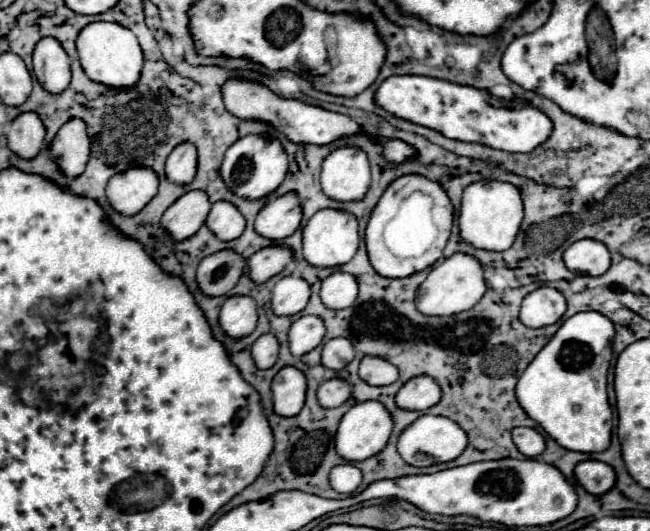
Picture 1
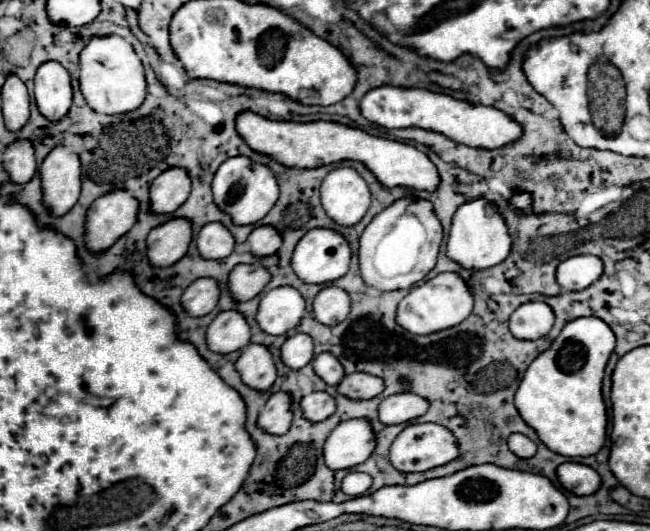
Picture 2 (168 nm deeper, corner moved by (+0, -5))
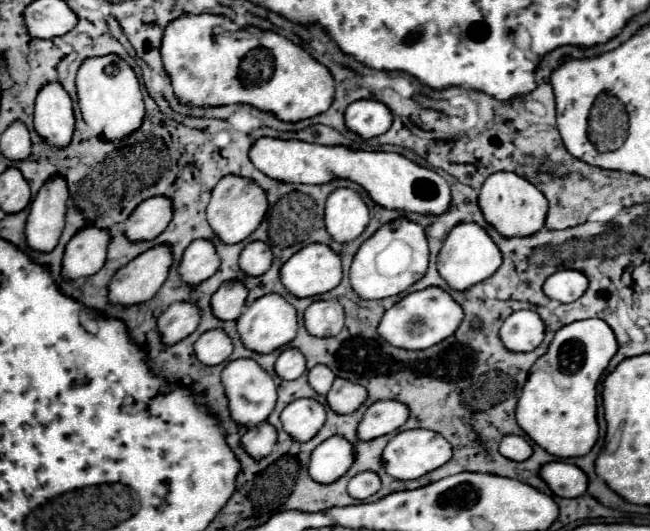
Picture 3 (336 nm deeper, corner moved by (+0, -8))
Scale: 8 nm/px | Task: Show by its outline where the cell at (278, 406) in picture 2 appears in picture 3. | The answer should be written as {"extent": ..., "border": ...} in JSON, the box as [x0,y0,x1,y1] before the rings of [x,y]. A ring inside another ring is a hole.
{"extent":[241,421,277,459],"border":[[[267,421],[247,429],[247,433],[241,437],[243,449],[253,457],[253,459],[263,459],[271,453],[273,445],[277,441],[275,427],[271,427]]]}

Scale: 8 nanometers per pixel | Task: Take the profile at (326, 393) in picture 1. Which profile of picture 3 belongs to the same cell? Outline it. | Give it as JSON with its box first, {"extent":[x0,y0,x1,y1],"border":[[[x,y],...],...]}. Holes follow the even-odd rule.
{"extent":[279,399,325,443],"border":[[[297,399],[281,411],[279,419],[287,435],[291,435],[295,441],[305,443],[313,439],[323,427],[325,407],[315,399]]]}

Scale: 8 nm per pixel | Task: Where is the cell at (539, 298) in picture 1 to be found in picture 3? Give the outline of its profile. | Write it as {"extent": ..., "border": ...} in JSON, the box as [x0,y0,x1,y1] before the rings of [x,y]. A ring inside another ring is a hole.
{"extent":[499,311,545,353],"border":[[[515,311],[503,321],[499,337],[509,351],[527,353],[543,341],[543,331],[545,325],[535,311]]]}

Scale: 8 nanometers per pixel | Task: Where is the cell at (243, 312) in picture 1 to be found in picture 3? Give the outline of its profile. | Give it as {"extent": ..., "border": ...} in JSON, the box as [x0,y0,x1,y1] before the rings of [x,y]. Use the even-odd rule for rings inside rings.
{"extent":[195,329,233,367],"border":[[[221,329],[203,333],[195,343],[195,357],[209,367],[223,363],[231,355],[231,351],[233,351],[231,339]]]}

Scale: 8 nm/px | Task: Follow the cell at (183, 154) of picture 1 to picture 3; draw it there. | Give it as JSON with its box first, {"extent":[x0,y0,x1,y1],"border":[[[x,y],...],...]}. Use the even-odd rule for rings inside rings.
{"extent":[123,197,171,243],"border":[[[151,197],[143,201],[131,213],[131,217],[123,221],[123,233],[133,243],[151,241],[159,233],[163,233],[169,221],[171,221],[171,201],[167,201],[167,197]]]}

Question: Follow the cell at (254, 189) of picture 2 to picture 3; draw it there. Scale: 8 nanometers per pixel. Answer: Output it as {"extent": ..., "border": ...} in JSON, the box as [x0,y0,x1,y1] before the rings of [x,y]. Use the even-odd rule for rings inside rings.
{"extent":[207,177,267,245],"border":[[[223,177],[223,181],[219,181],[213,189],[211,203],[207,207],[207,221],[223,243],[233,245],[247,239],[259,227],[265,211],[267,197],[263,197],[263,189],[259,189],[259,185],[243,177]]]}

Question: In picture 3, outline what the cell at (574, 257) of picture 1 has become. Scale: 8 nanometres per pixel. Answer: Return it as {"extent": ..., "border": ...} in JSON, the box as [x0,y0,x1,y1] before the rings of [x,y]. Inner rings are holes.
{"extent":[543,269,587,303],"border":[[[563,269],[553,273],[543,283],[543,293],[559,303],[573,303],[577,301],[587,289],[587,277],[573,269]]]}

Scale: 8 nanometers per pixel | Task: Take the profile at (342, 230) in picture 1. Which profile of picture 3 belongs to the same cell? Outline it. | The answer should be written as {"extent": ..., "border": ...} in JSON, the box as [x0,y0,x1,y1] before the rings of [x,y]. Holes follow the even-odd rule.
{"extent":[279,245,341,297],"border":[[[307,245],[279,271],[281,283],[295,297],[323,295],[339,285],[341,275],[341,259],[327,245]]]}

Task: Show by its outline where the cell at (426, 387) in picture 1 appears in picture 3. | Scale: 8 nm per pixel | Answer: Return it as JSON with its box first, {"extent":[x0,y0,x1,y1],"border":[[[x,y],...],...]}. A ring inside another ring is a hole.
{"extent":[357,401,407,441],"border":[[[377,401],[373,403],[359,427],[357,427],[357,439],[359,441],[371,441],[375,437],[387,435],[397,431],[407,421],[407,407],[399,401]]]}

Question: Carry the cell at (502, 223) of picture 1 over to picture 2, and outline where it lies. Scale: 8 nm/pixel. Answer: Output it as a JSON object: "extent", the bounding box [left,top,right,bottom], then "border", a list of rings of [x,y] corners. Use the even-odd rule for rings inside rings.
{"extent":[447,198,513,270],"border":[[[471,198],[453,216],[449,240],[447,240],[447,256],[459,262],[469,270],[483,270],[503,262],[509,256],[513,238],[505,218],[499,214],[497,206],[485,198]]]}

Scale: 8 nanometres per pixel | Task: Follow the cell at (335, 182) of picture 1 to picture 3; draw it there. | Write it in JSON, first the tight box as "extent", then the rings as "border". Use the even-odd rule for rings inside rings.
{"extent":[325,189,369,243],"border":[[[335,189],[325,205],[325,227],[337,243],[357,239],[369,223],[369,209],[351,189]]]}

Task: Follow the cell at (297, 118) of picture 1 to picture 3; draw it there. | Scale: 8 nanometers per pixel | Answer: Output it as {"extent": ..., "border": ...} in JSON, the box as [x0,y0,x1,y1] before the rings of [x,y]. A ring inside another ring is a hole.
{"extent":[251,137,451,215],"border":[[[263,137],[251,147],[253,165],[275,181],[299,181],[307,185],[323,185],[333,179],[359,183],[369,197],[385,207],[419,215],[443,215],[451,207],[451,191],[447,181],[433,169],[419,167],[397,153],[351,151],[347,147],[327,147],[305,141],[281,141]]]}

